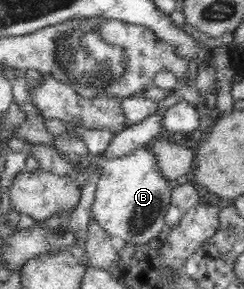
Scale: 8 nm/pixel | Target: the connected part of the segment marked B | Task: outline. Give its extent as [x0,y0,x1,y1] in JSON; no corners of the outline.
[84,146,172,245]

